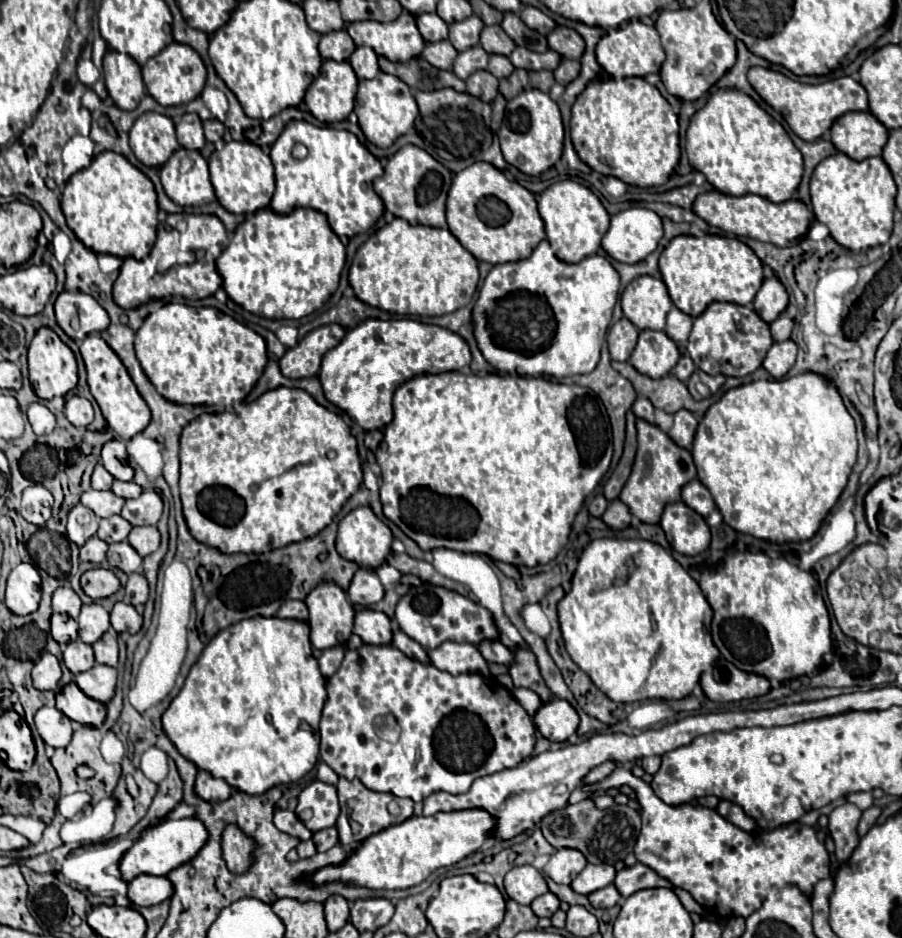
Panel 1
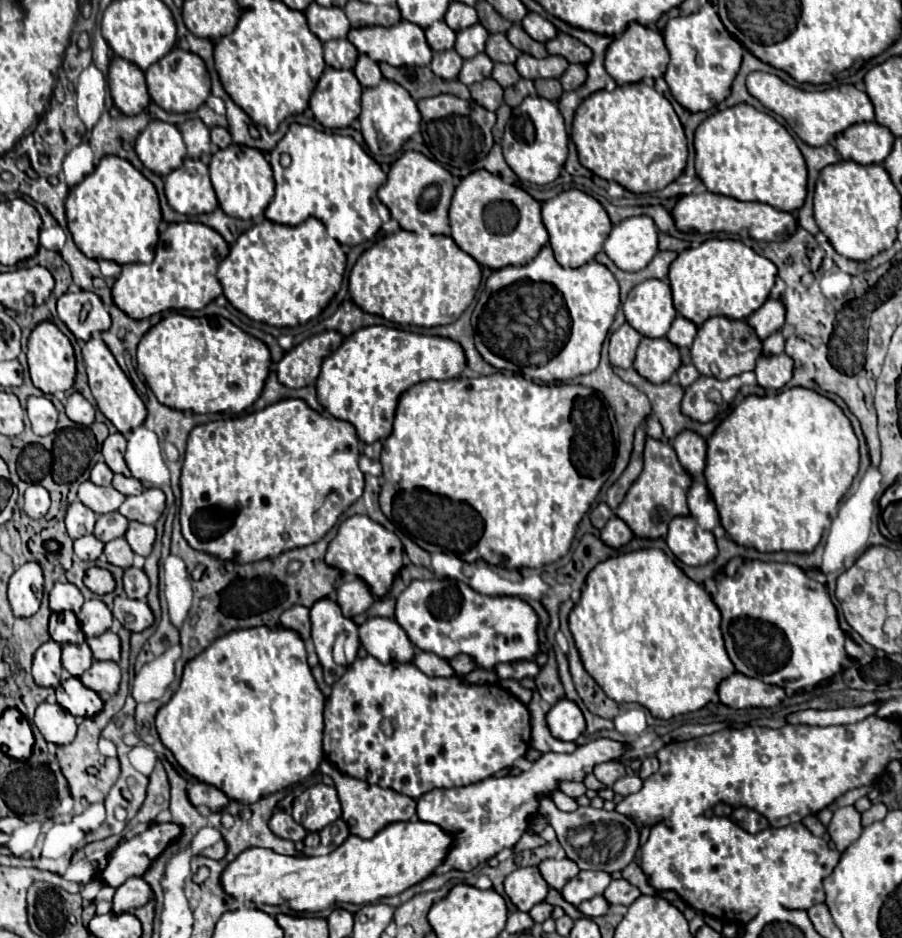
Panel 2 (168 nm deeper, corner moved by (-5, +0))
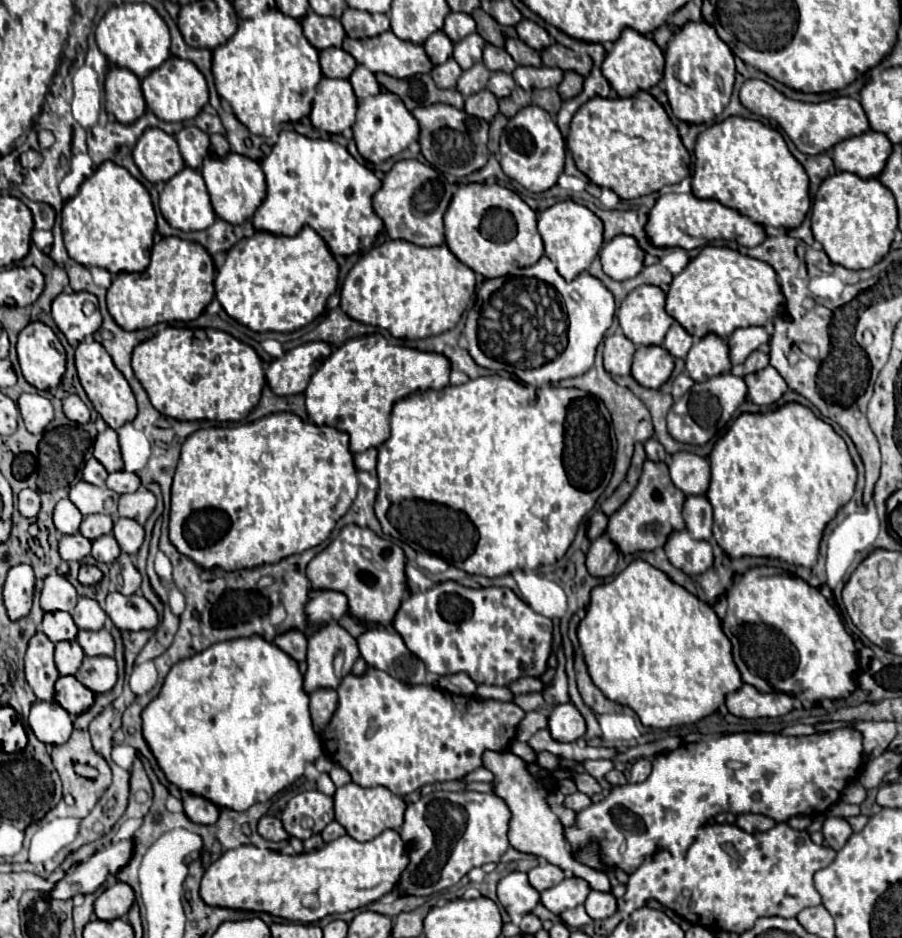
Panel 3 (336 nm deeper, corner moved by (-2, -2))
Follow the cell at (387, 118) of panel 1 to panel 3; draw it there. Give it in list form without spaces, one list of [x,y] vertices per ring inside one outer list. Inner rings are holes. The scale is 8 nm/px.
[[[382,90],[380,94],[358,102],[358,116],[352,126],[352,132],[362,158],[370,164],[382,164],[388,158],[406,150],[414,140],[418,140],[418,122],[396,94]]]

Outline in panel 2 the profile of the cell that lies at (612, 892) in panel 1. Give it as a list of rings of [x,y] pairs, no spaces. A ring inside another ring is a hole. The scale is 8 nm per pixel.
[[[601,894],[601,896],[595,896],[595,898],[591,898],[591,900],[585,900],[585,902],[579,904],[577,908],[579,908],[585,916],[589,916],[589,918],[597,918],[597,916],[607,914],[607,910],[611,908],[611,904],[609,904],[607,898]]]

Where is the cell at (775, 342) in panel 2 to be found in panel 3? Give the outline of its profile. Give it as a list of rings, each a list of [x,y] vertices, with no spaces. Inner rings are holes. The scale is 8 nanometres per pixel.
[[[760,348],[756,352],[752,352],[746,362],[744,362],[744,374],[752,374],[752,372],[758,372],[762,368],[768,366],[768,352],[766,348]]]

